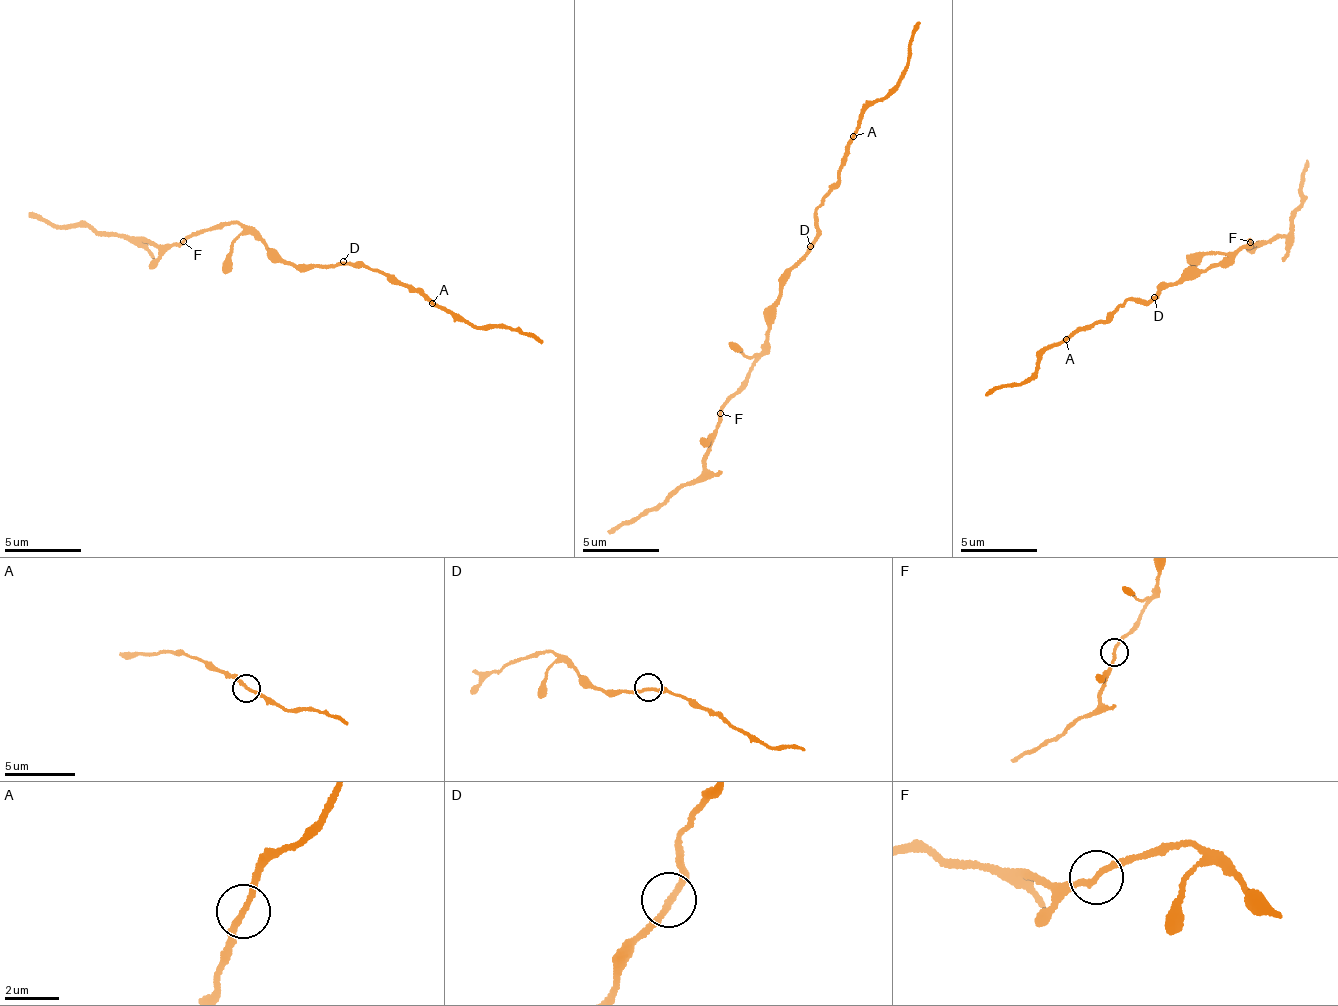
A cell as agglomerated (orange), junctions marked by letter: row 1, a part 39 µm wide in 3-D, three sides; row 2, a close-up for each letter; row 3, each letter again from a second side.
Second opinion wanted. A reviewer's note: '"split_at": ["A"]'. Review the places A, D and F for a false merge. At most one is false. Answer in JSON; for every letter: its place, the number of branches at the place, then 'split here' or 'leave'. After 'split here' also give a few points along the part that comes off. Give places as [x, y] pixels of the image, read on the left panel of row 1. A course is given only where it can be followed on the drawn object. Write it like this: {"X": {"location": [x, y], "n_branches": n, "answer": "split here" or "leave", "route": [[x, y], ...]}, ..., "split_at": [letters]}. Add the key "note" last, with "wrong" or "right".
{"A": {"location": [432, 303], "n_branches": 2, "answer": "leave"}, "D": {"location": [343, 261], "n_branches": 2, "answer": "leave"}, "F": {"location": [183, 241], "n_branches": 2, "answer": "leave"}, "split_at": [], "note": "wrong"}

